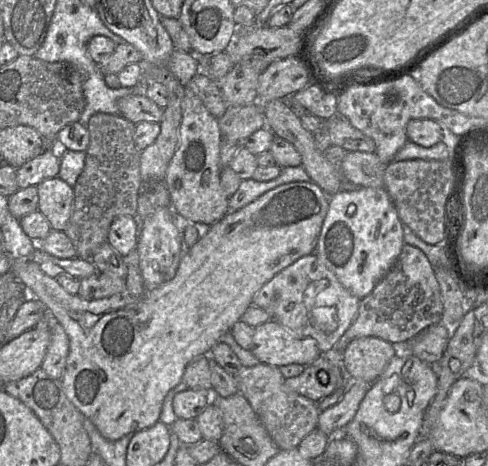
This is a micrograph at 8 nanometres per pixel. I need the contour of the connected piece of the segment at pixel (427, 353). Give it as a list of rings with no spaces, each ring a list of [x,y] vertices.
[[[432,325],[412,339],[411,350],[421,360],[432,364],[442,358],[449,340],[445,327]]]

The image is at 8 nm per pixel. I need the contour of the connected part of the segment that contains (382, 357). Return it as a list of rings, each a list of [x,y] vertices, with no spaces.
[[[360,337],[345,348],[343,367],[351,380],[373,383],[395,355],[392,343],[378,337]]]

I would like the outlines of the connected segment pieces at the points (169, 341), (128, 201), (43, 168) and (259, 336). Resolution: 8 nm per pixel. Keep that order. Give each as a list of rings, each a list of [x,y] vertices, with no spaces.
[[[312,181],[290,182],[267,191],[245,207],[235,212],[227,213],[222,219],[204,229],[197,243],[189,249],[185,248],[185,253],[181,258],[175,277],[153,290],[147,290],[140,298],[135,298],[127,293],[120,293],[102,299],[86,300],[78,294],[68,293],[59,285],[56,278],[45,274],[32,259],[11,260],[10,270],[25,285],[27,294],[33,295],[46,305],[52,319],[62,325],[69,338],[69,353],[66,367],[60,379],[67,398],[85,418],[95,425],[99,433],[107,440],[115,441],[129,433],[153,426],[159,421],[166,395],[182,382],[186,366],[199,356],[210,355],[213,346],[221,341],[224,334],[231,331],[233,325],[241,319],[246,309],[252,305],[254,296],[264,284],[298,259],[315,252],[322,225],[329,209],[329,201],[330,197]]]
[[[101,112],[93,114],[88,121],[90,141],[85,151],[85,165],[73,186],[72,213],[64,230],[79,258],[91,259],[95,251],[107,242],[115,217],[136,215],[142,180],[141,152],[134,142],[135,125],[122,115]]]
[[[56,143],[51,150],[43,152],[16,169],[18,188],[37,186],[45,179],[56,177],[60,169],[61,149]]]
[[[270,319],[254,328],[253,345],[250,352],[260,363],[276,367],[289,364],[307,366],[321,355],[314,339],[298,336],[274,319]]]

